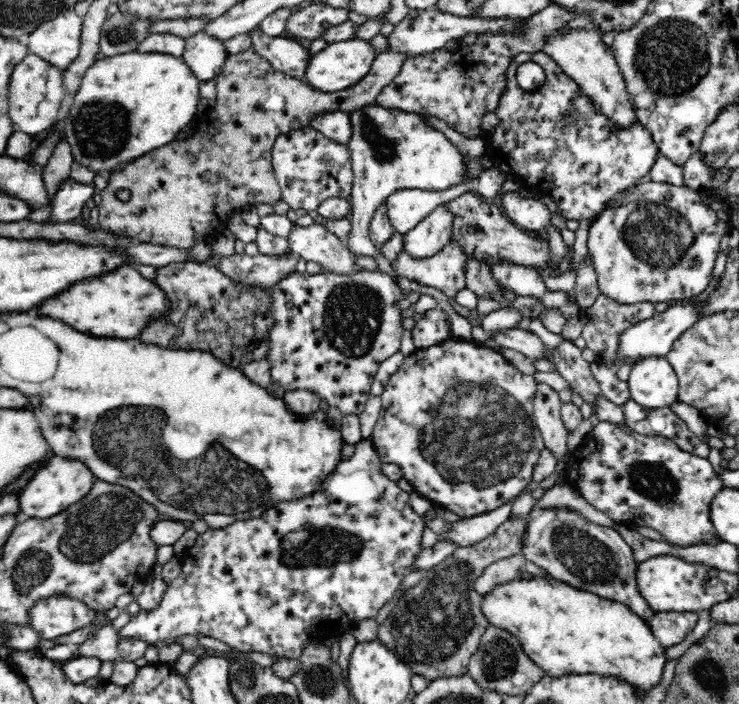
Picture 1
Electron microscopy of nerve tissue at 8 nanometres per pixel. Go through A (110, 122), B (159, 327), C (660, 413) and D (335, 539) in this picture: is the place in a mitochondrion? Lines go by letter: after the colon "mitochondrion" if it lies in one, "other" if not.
A: mitochondrion
B: mitochondrion
C: other
D: mitochondrion

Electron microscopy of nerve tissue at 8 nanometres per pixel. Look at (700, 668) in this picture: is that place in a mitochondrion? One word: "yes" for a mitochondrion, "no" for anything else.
yes

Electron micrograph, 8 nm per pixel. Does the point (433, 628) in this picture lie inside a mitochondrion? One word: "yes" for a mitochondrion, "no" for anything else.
yes

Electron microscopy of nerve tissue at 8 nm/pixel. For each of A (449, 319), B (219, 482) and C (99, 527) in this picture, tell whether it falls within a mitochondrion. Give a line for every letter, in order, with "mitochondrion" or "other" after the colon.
A: other
B: mitochondrion
C: mitochondrion

